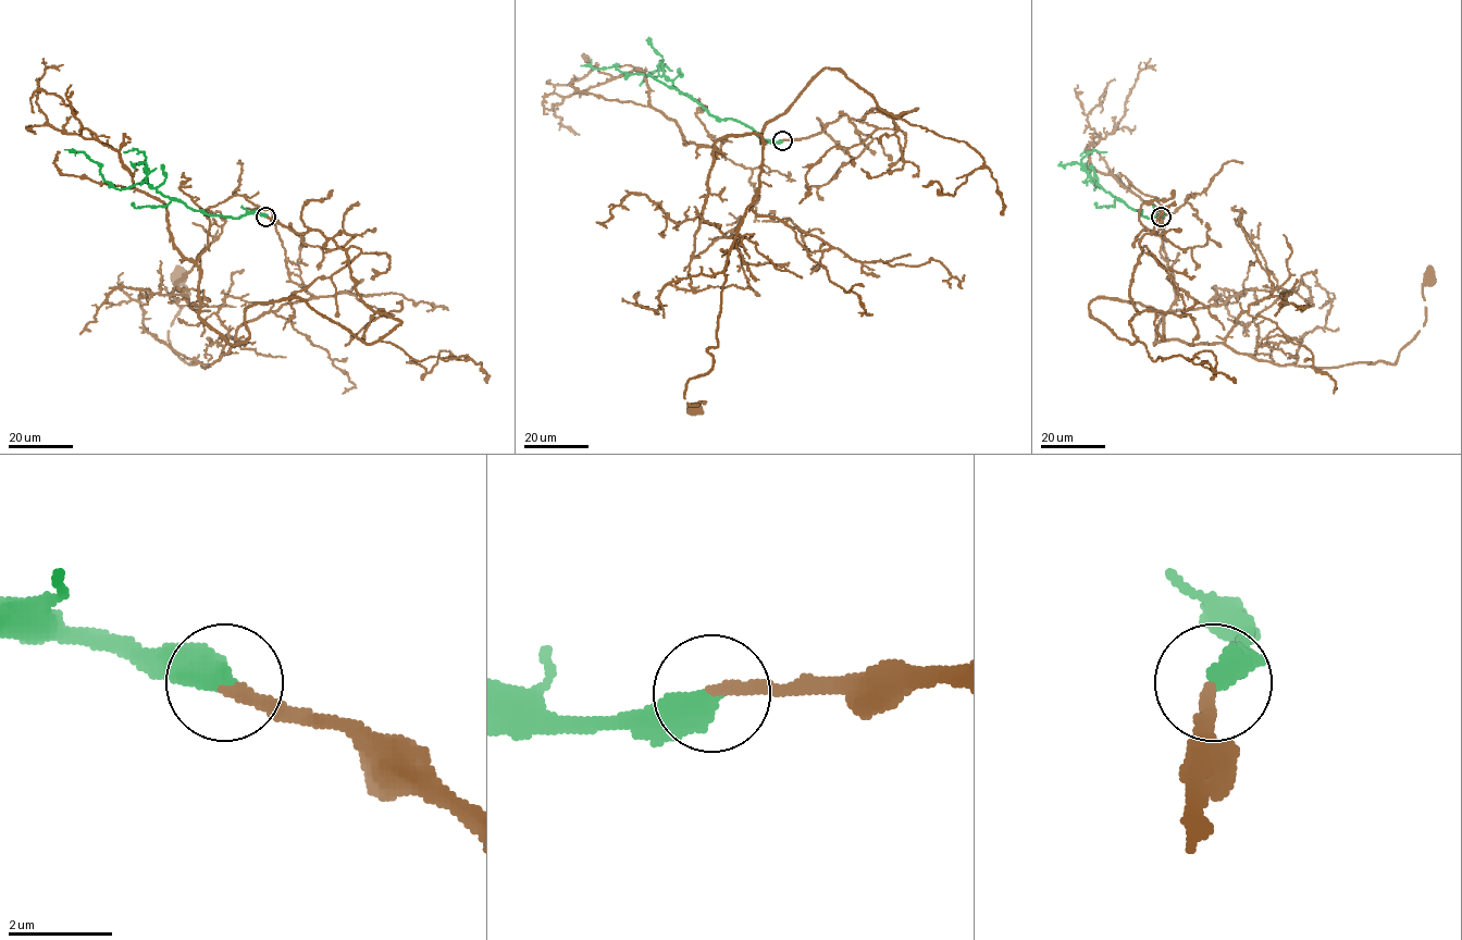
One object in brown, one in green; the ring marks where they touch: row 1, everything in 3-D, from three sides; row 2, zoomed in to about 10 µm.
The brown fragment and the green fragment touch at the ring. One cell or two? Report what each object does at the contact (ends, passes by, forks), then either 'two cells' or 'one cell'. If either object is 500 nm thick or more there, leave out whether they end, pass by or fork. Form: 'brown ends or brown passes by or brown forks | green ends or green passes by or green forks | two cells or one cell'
one cell

